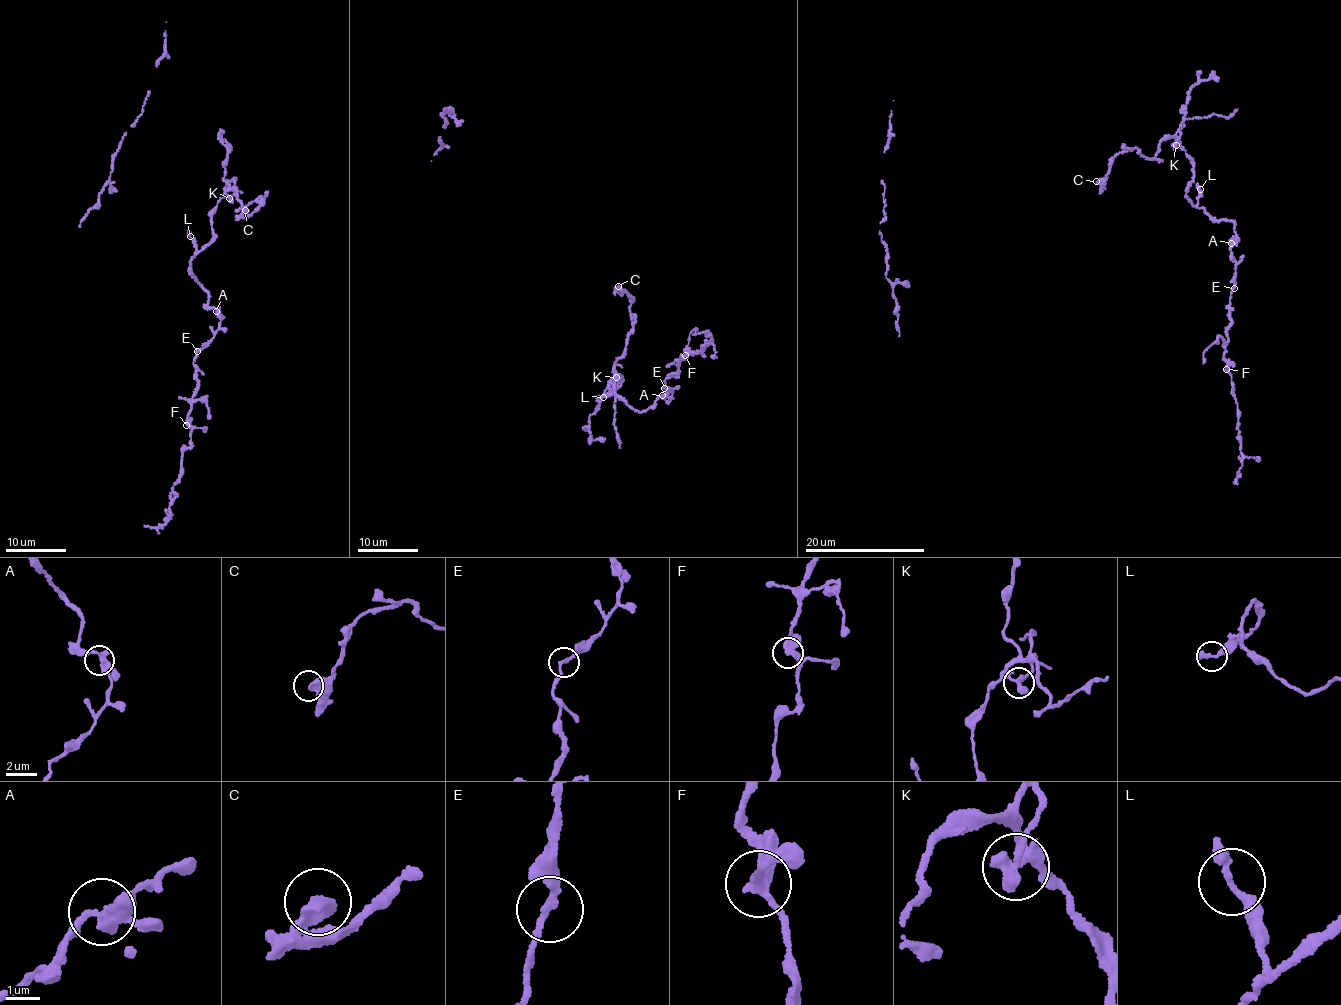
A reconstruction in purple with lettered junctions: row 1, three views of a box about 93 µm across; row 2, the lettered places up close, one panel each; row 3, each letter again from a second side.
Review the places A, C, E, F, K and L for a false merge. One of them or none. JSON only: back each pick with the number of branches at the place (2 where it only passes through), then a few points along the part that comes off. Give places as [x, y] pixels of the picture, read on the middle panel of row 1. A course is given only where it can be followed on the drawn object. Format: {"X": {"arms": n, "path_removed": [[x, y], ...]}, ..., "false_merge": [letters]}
{"K": {"arms": 2, "path_removed": [[615, 377], [618, 382], [613, 387], [614, 424], [620, 448]]}, "false_merge": ["K"]}

